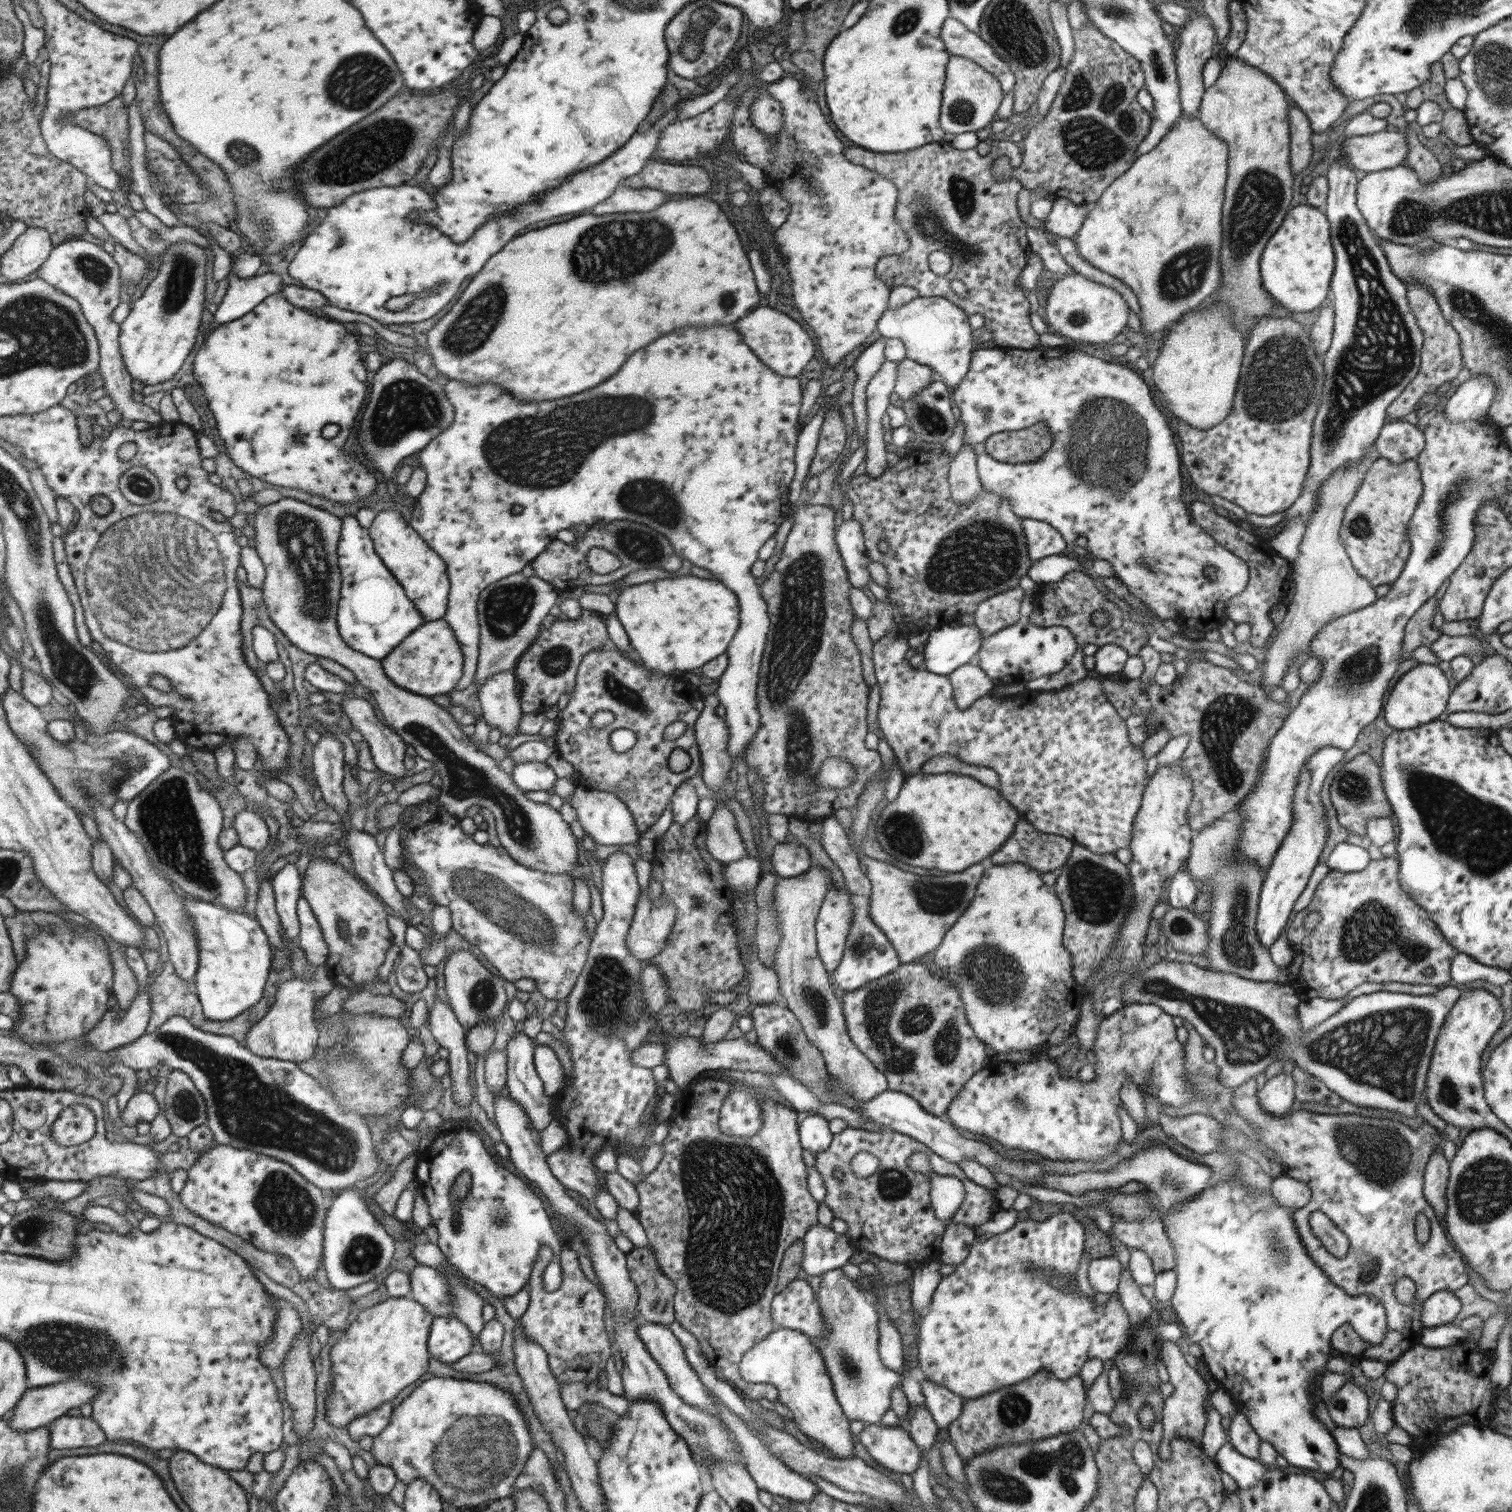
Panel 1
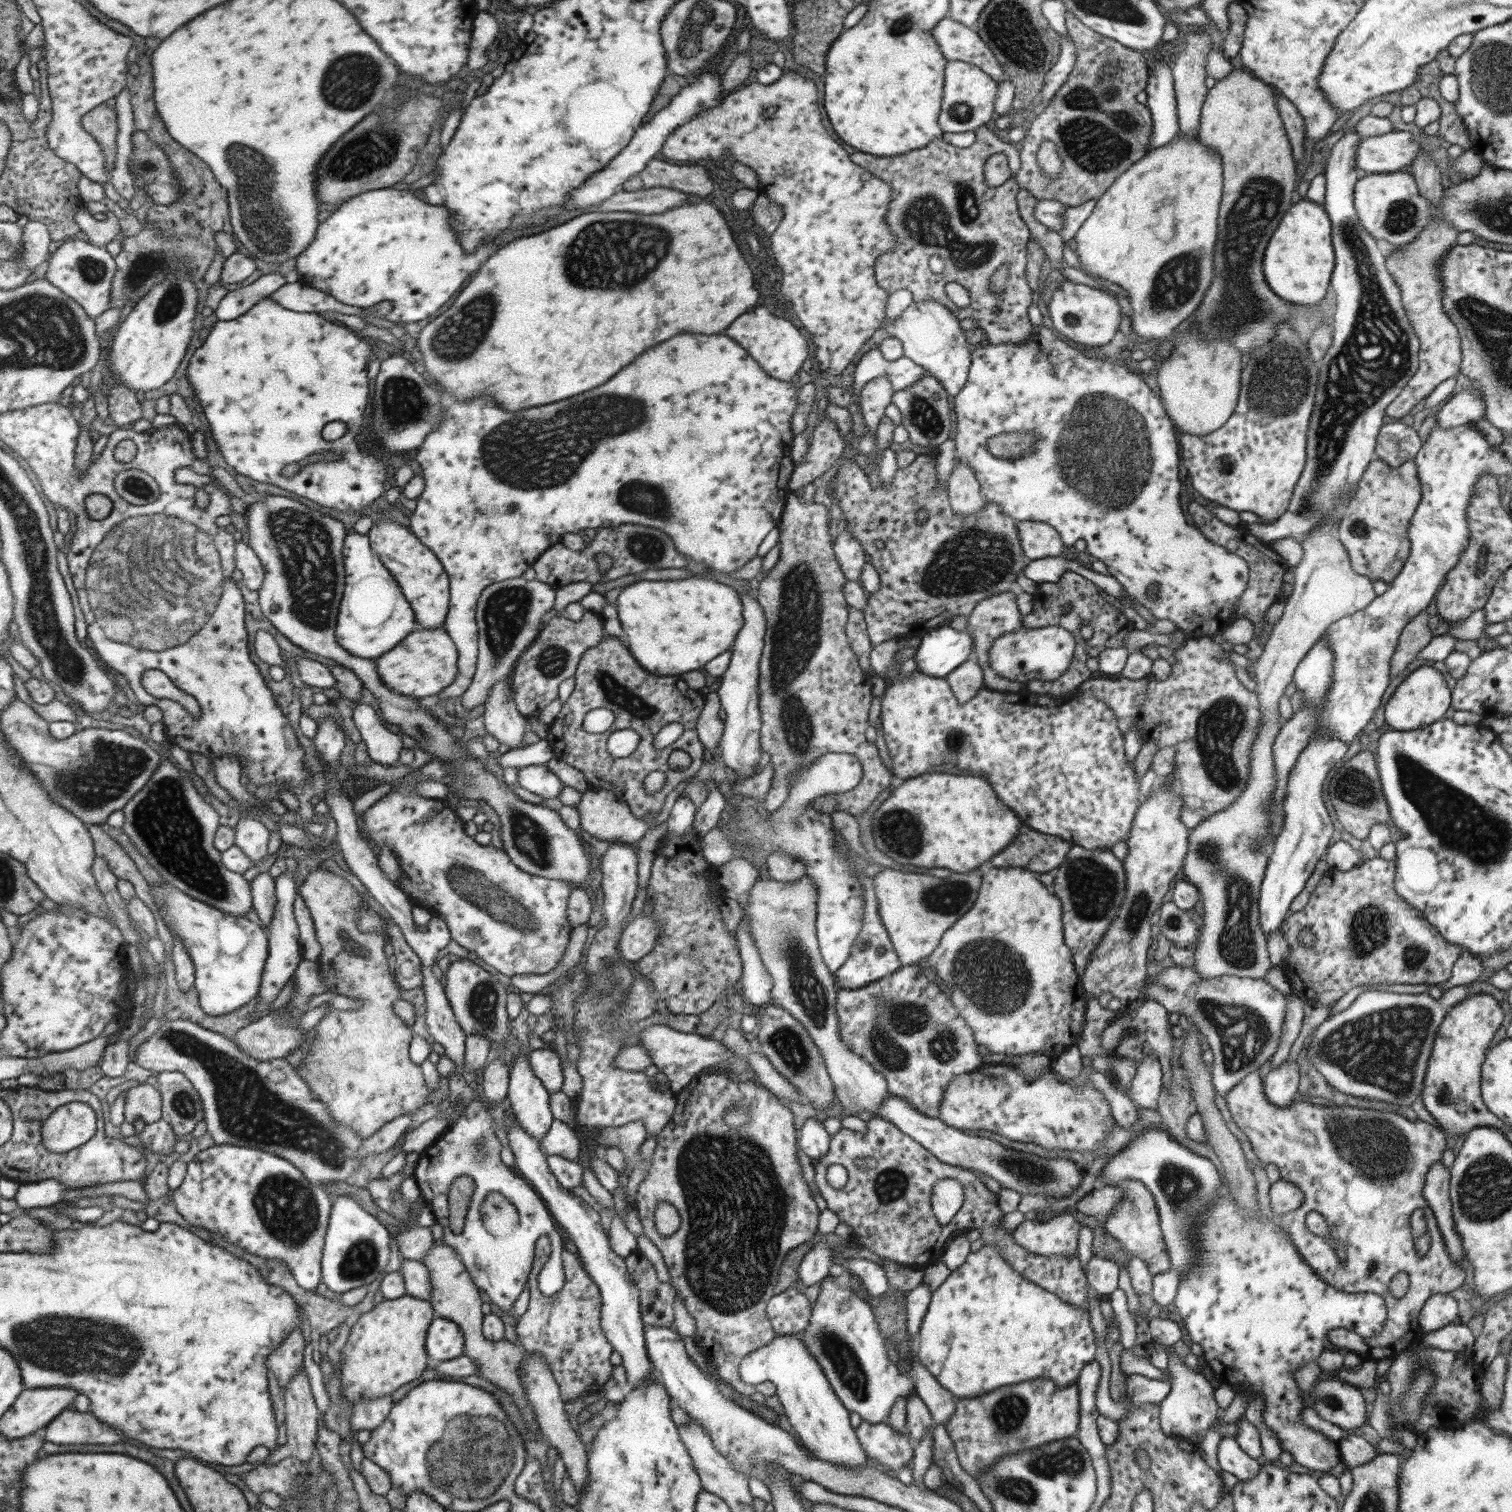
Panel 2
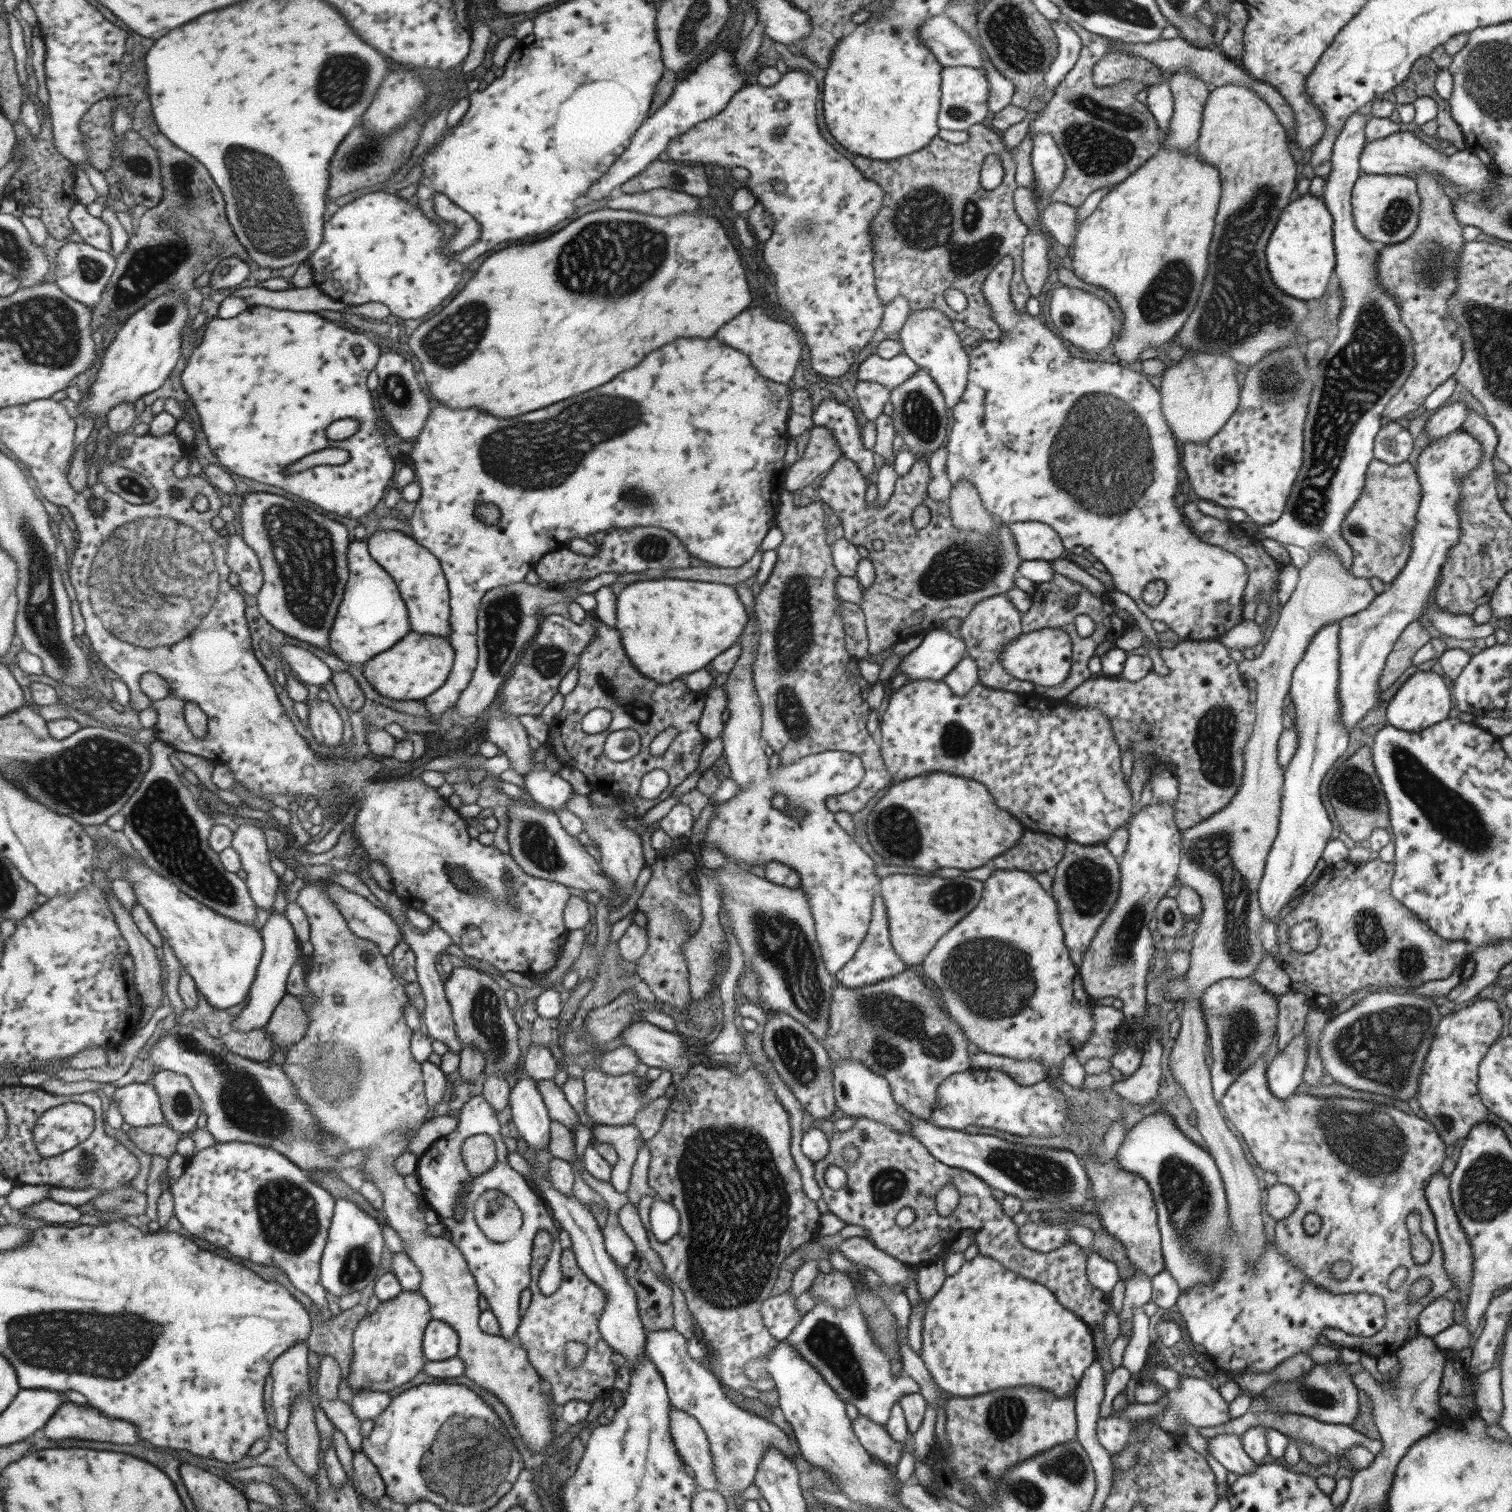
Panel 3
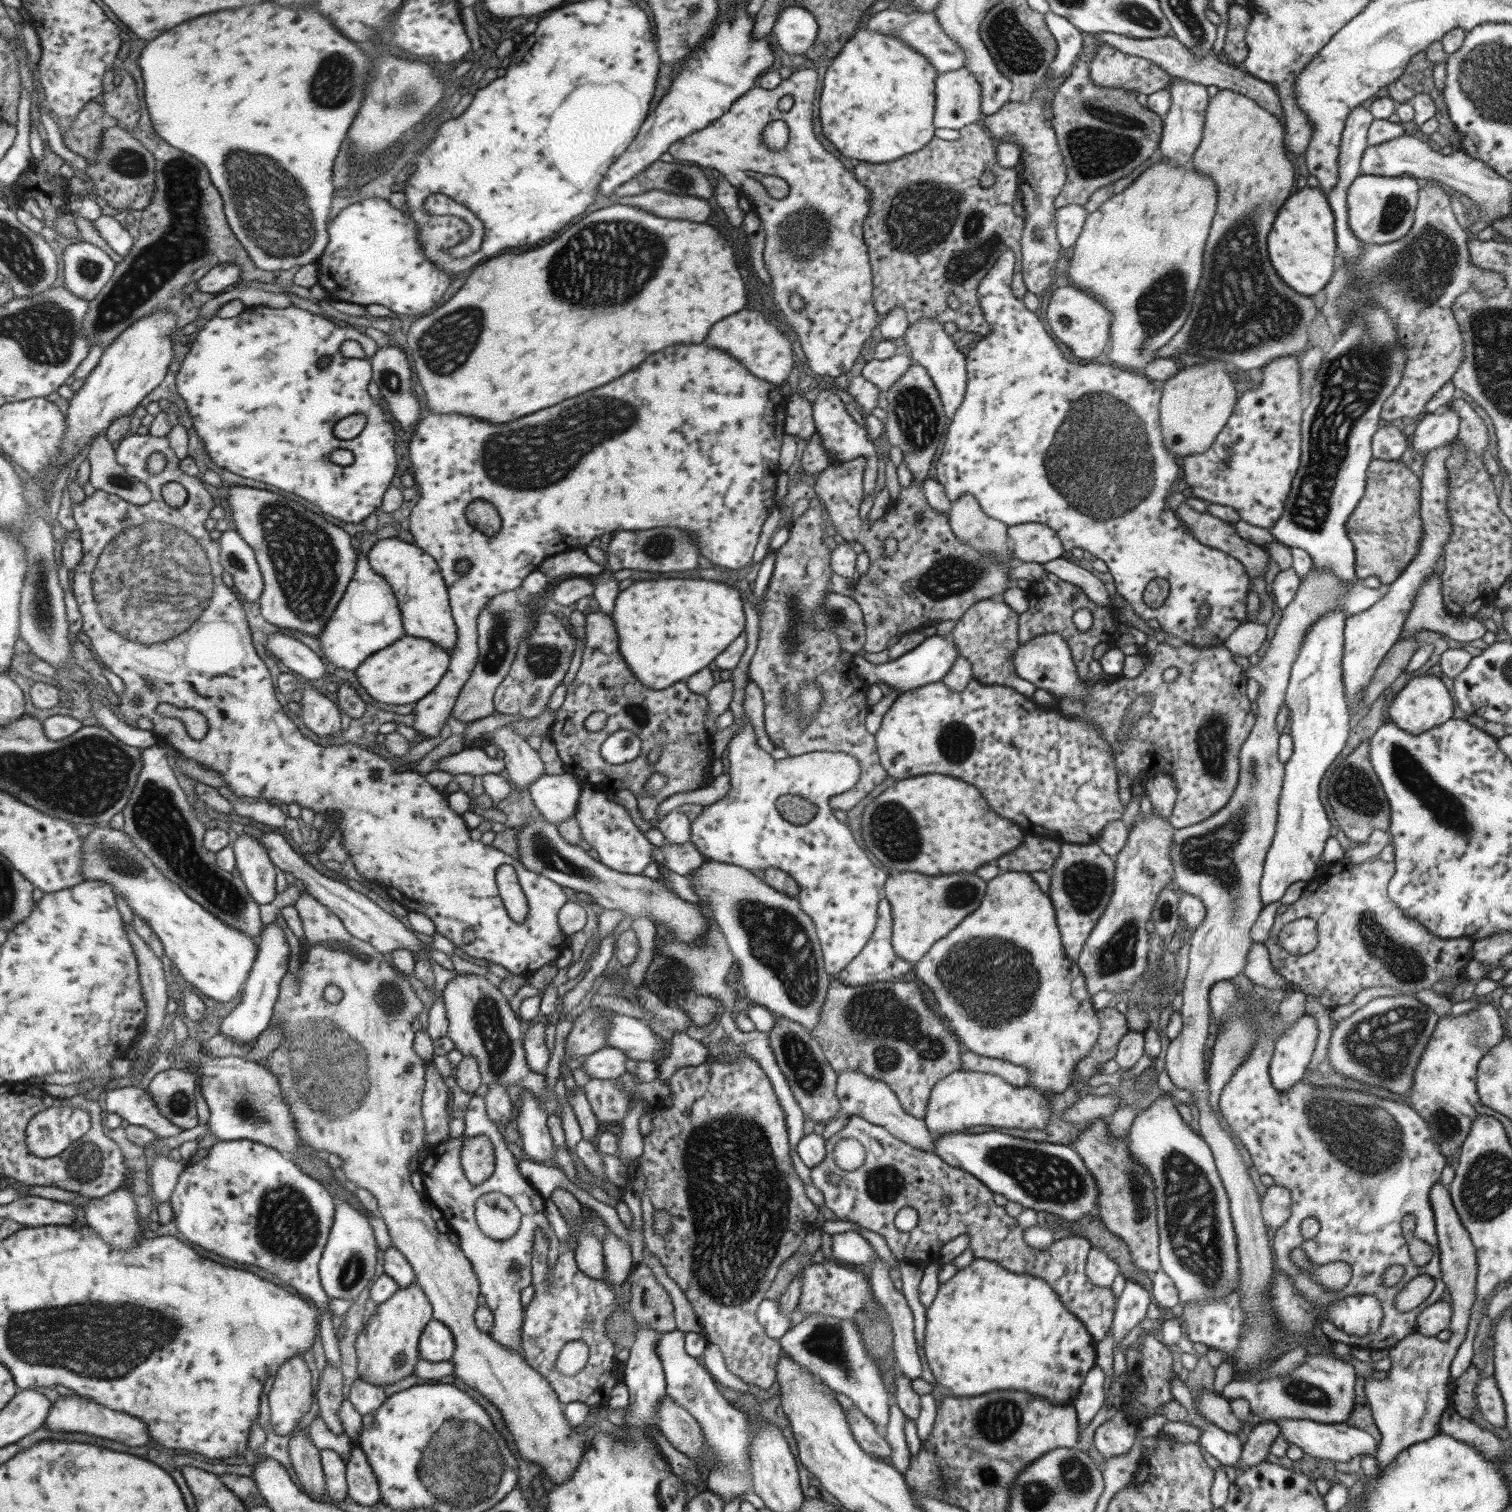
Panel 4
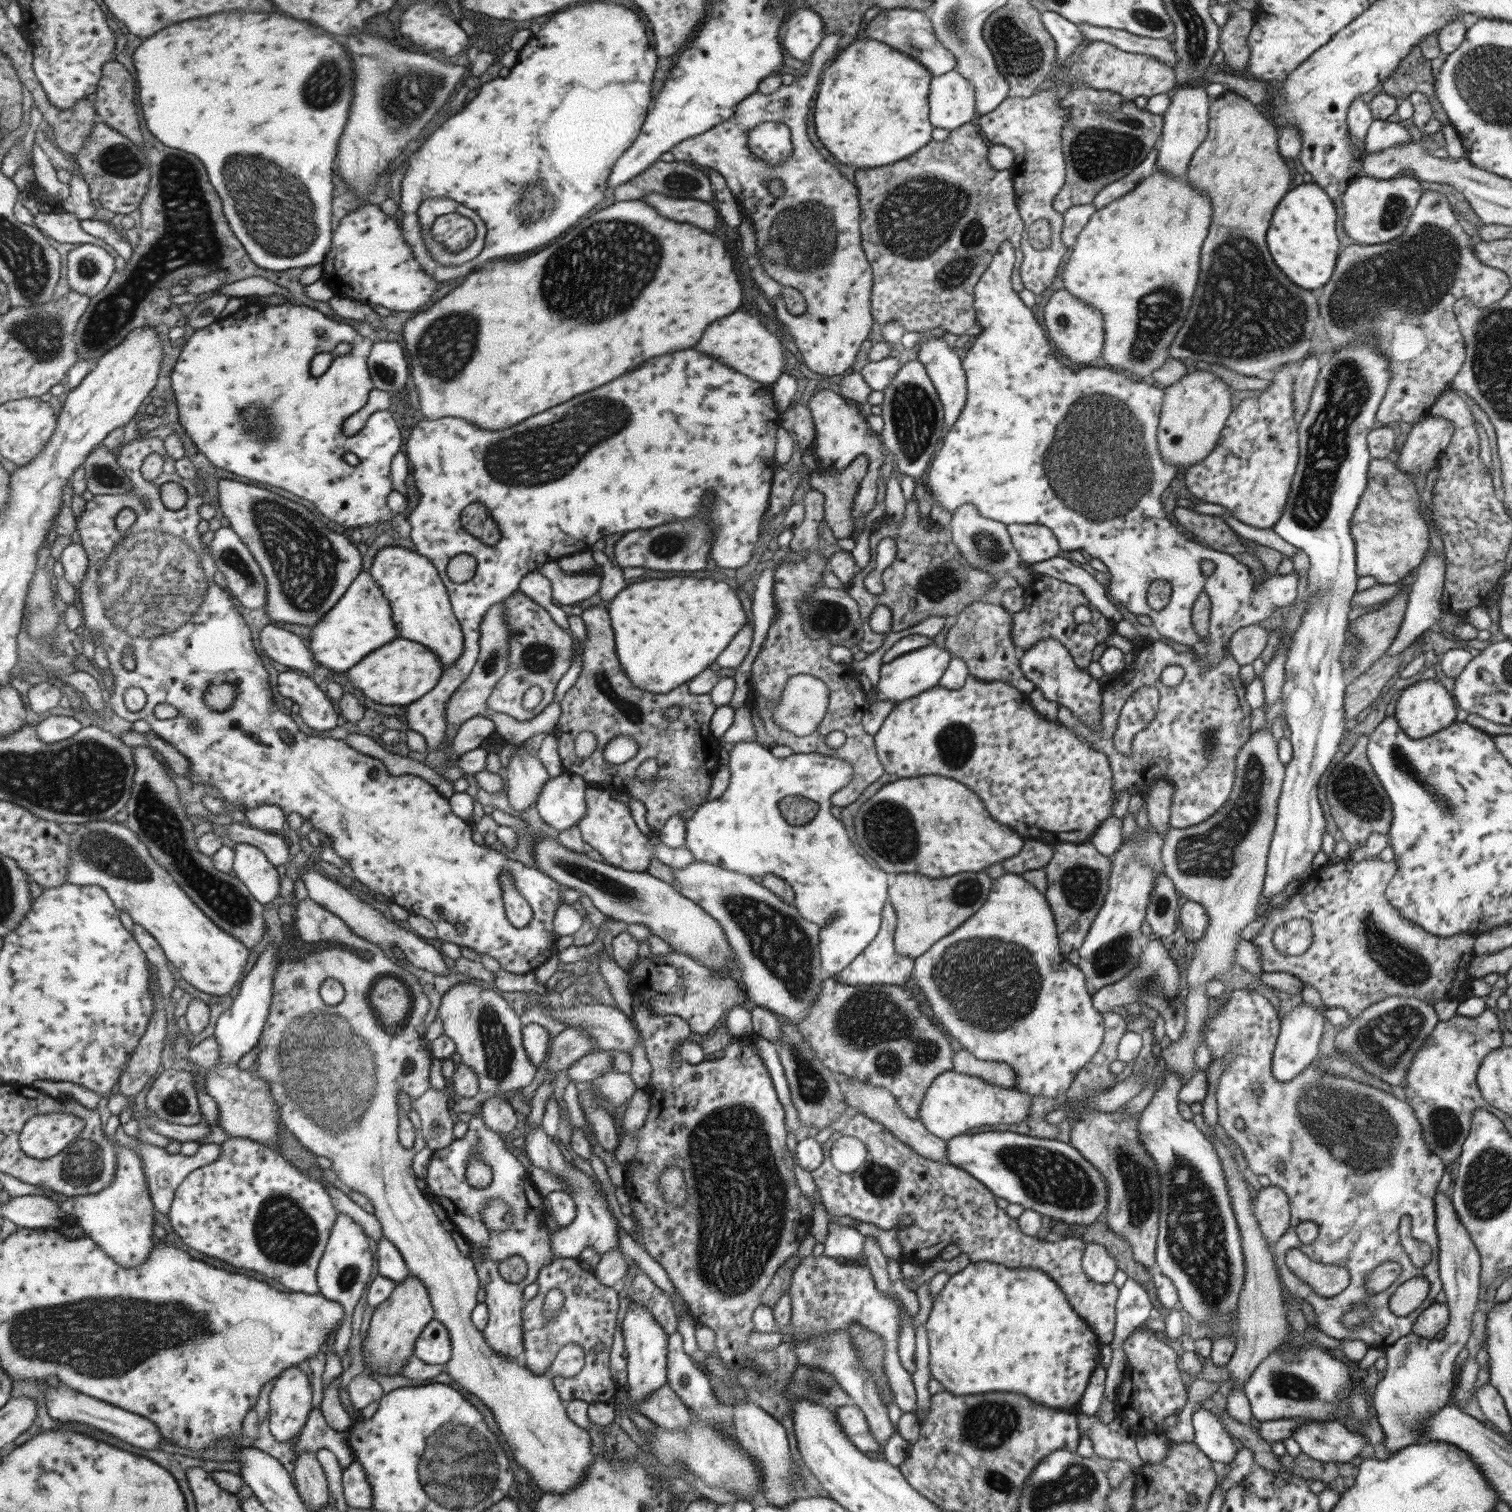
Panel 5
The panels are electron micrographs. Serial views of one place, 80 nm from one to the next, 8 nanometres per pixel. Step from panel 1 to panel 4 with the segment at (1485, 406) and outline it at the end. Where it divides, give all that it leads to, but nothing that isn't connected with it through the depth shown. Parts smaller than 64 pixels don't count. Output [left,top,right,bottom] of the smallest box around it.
[1411,409,1459,457]

